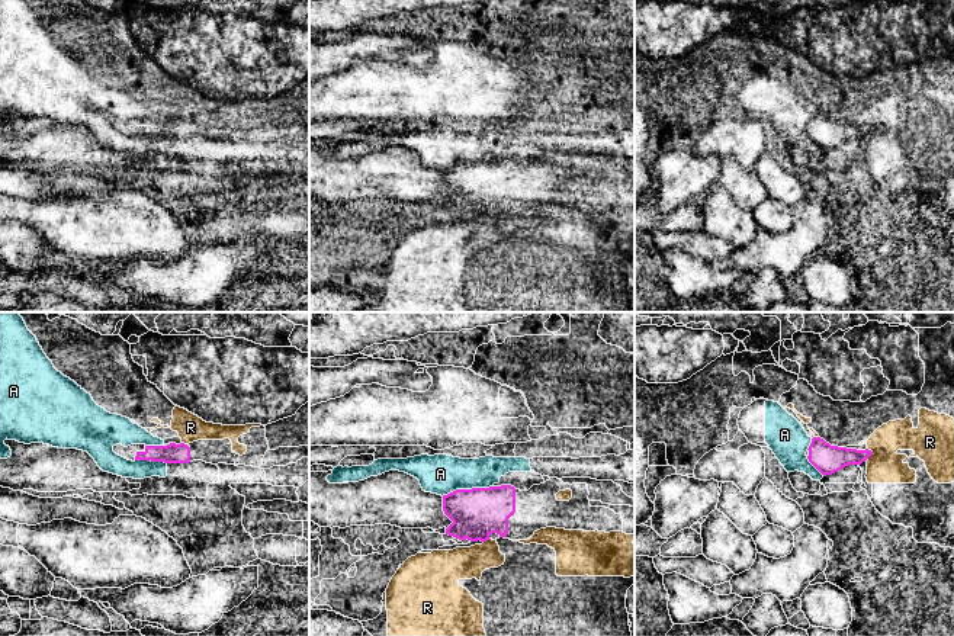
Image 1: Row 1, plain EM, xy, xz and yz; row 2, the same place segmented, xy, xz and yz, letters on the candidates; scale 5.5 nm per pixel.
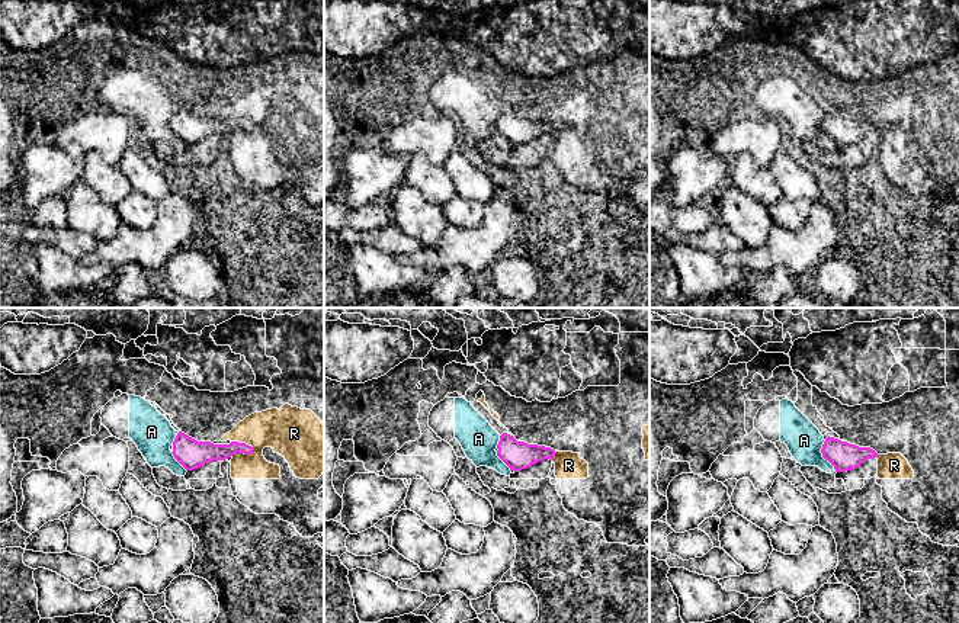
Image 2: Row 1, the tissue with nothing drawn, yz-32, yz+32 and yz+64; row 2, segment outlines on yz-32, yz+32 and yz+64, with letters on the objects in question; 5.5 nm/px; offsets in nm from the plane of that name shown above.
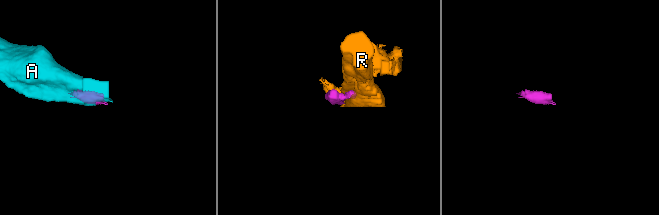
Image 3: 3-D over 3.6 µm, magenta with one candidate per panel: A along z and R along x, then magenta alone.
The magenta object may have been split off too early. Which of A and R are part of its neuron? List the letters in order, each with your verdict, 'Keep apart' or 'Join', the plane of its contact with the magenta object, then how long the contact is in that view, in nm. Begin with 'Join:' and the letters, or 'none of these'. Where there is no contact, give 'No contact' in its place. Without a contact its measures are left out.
Join: none of these
A: Keep apart. Touches magenta in xz. Shared border 300 nm
R: Keep apart. Touches magenta in yz. Shared border 60 nm

